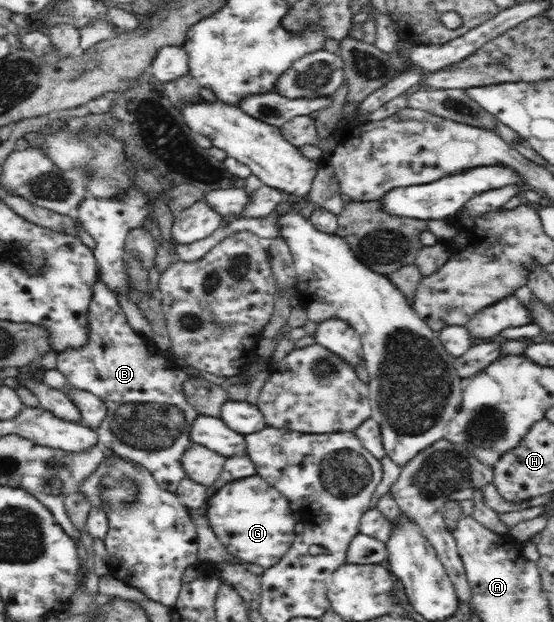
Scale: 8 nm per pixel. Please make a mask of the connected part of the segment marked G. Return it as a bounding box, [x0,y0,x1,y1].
[206,474,297,568]

